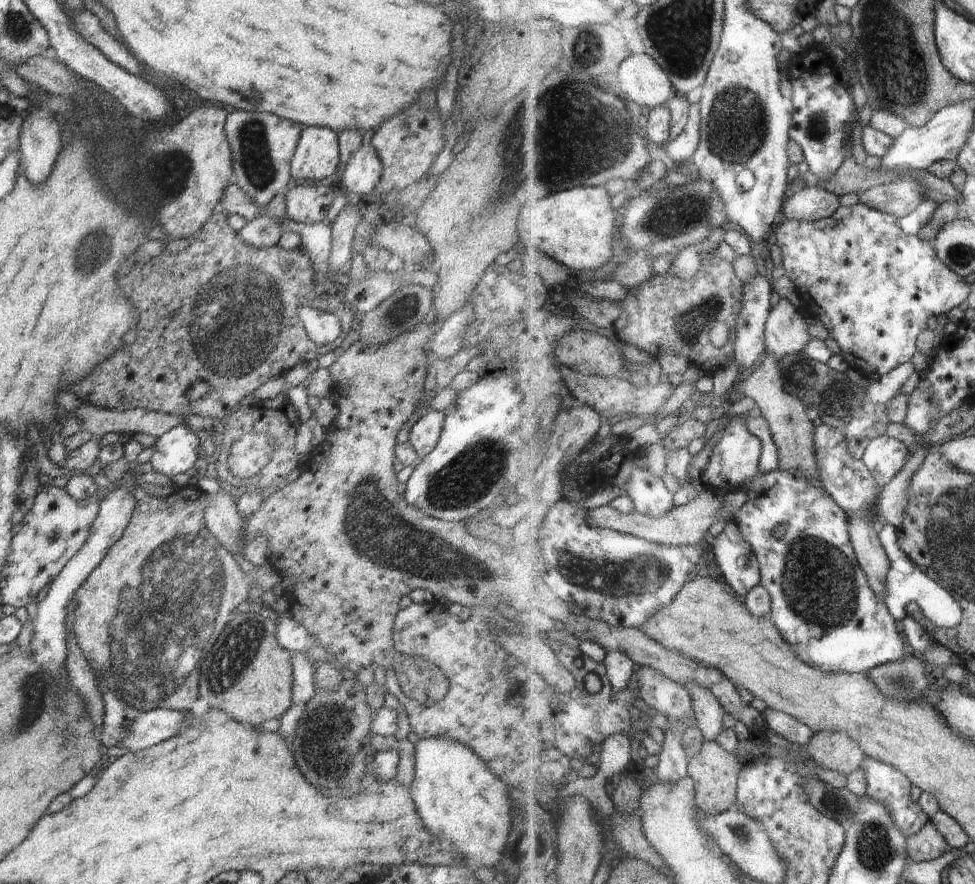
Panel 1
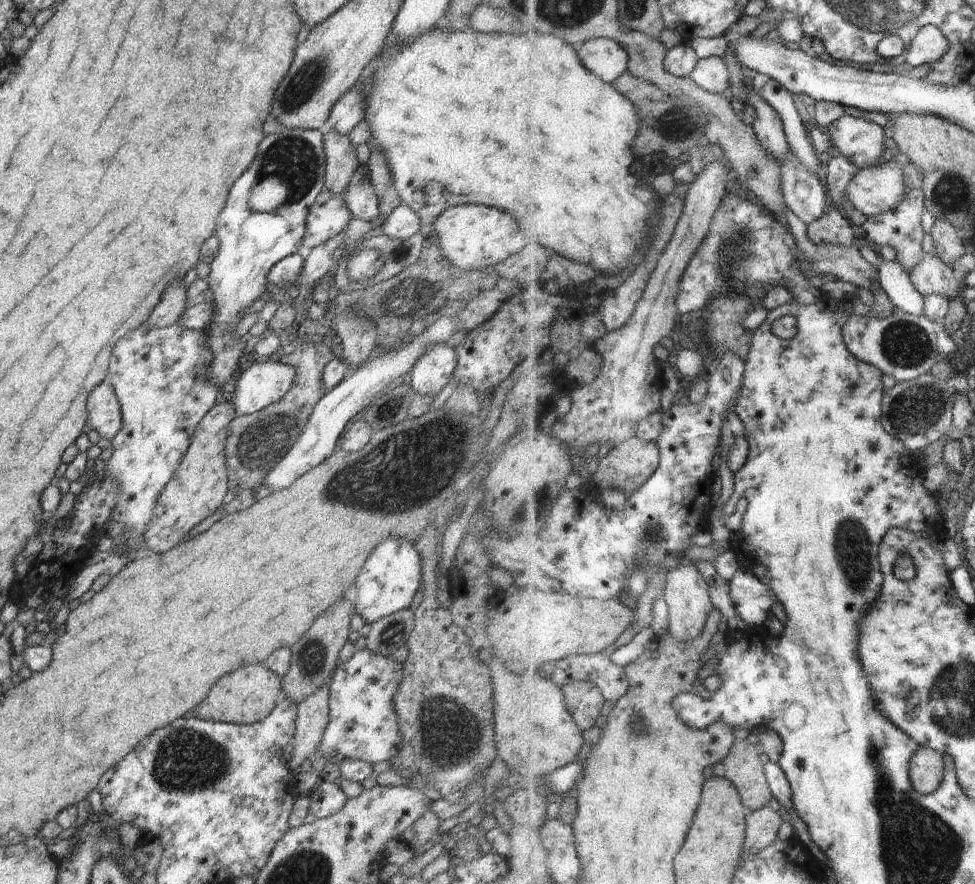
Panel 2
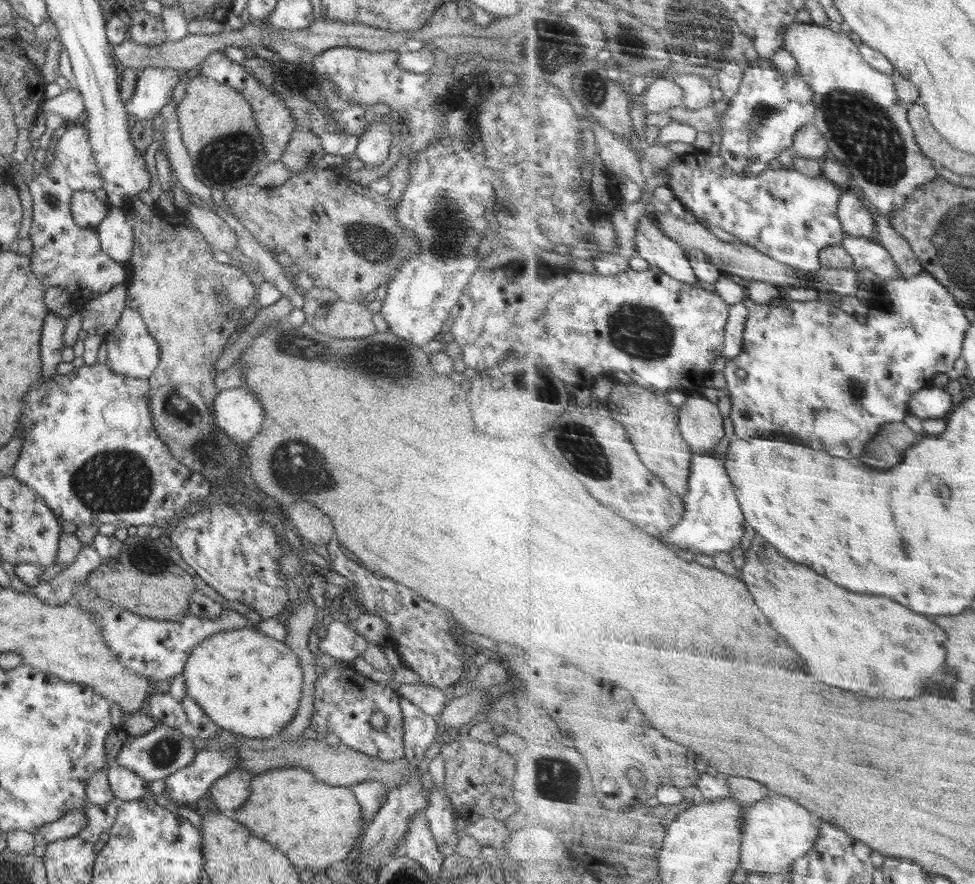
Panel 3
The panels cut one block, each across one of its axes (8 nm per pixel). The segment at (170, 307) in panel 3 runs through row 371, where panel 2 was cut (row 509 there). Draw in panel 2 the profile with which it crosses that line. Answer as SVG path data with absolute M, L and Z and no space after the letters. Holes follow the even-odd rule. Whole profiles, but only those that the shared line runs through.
M231 401L214 404L200 420L191 438L190 446L176 468L174 476L168 480L164 490L158 496L154 514L148 520L143 534L149 553L164 553L180 544L182 538L198 526L202 520L214 514L230 498L228 492L228 472L225 464L225 446L228 438L228 426L237 417Z

